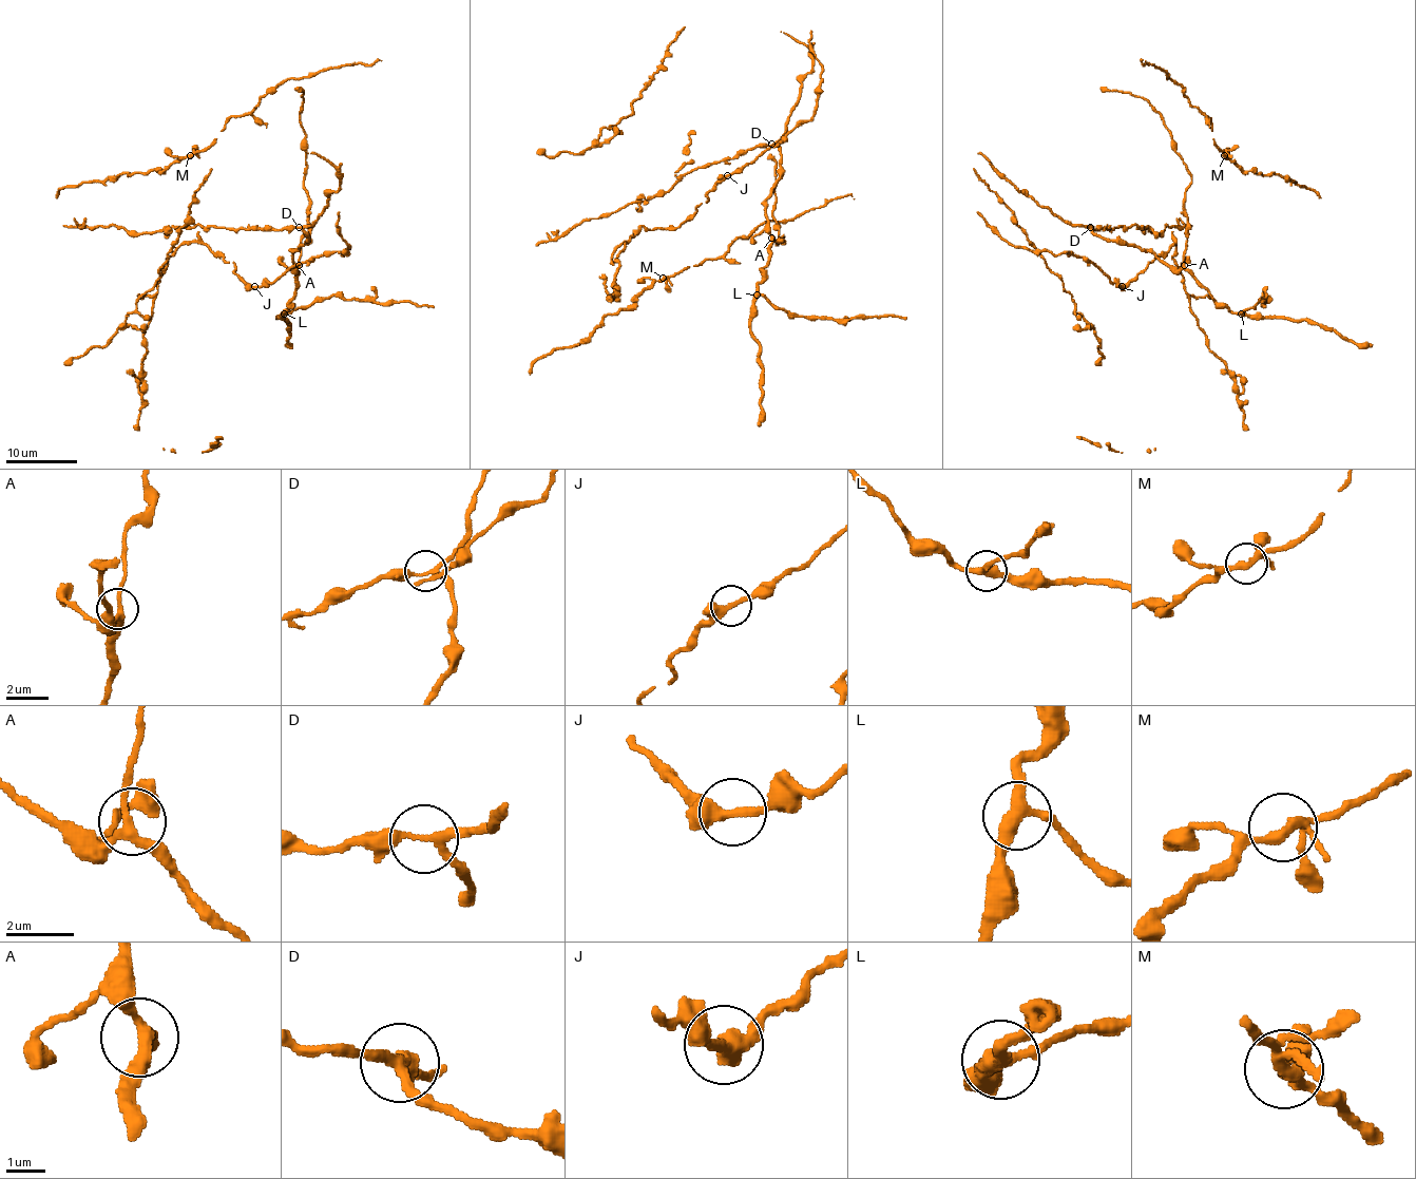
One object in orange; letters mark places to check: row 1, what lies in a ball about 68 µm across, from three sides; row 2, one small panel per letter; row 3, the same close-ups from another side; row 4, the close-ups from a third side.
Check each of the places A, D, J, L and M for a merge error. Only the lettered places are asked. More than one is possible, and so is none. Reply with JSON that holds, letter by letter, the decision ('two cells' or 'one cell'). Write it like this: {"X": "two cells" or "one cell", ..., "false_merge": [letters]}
{"A": "one cell", "D": "one cell", "J": "one cell", "L": "one cell", "M": "one cell", "false_merge": []}

